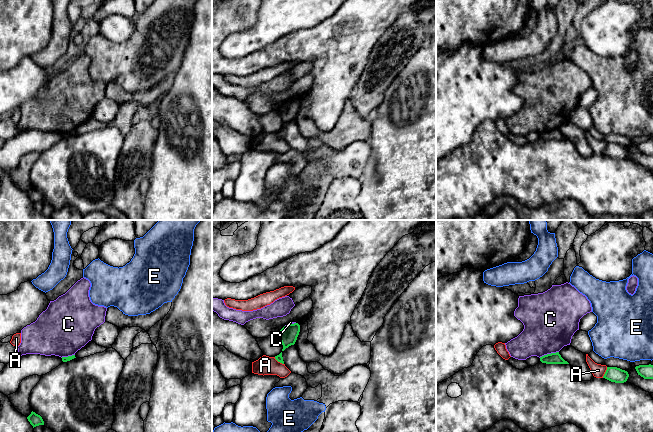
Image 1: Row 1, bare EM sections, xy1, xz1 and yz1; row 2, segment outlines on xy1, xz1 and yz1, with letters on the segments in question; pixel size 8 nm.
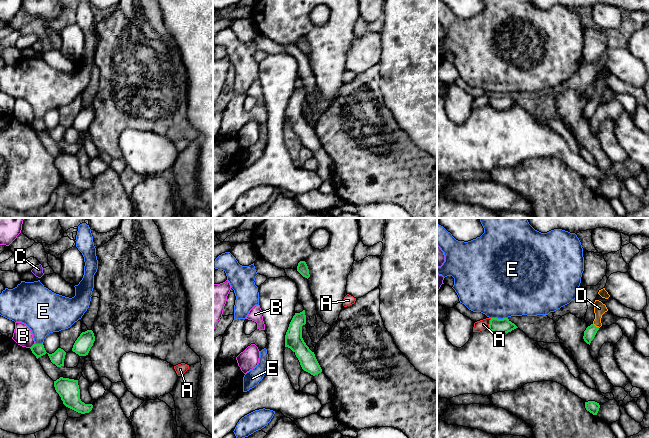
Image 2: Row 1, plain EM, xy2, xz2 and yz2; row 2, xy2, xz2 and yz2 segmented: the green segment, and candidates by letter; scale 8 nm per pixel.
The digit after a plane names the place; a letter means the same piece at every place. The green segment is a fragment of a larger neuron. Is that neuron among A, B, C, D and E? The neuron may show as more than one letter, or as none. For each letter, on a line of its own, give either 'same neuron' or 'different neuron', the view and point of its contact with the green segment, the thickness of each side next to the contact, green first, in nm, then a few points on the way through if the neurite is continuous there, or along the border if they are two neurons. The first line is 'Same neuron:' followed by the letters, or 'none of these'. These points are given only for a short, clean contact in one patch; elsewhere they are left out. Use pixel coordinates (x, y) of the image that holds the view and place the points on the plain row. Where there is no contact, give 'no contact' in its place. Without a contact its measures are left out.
Same neuron: D
A: different neuron | yz1 (605, 148) | 120/110 nm
B: different neuron | xy2 (32, 122) | 110/160 nm | along xy2 (34, 119), (30, 124)
C: different neuron | yz1 (548, 130) | 100/420 nm | along yz1 (558, 127), (539, 133)
D: same neuron | yz2 (595, 102) | 90/100 nm | across yz2 (590, 108), (595, 102), (599, 84)
E: different neuron | yz2 (499, 95) | 130/480 nm

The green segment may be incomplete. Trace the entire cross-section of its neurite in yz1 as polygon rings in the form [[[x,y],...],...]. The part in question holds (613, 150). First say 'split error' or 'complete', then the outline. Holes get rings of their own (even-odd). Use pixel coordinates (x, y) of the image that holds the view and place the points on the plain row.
complete | [[[607,143],[603,152],[603,154],[615,159],[624,159],[627,157],[628,153],[629,150],[627,147],[617,143]]]

